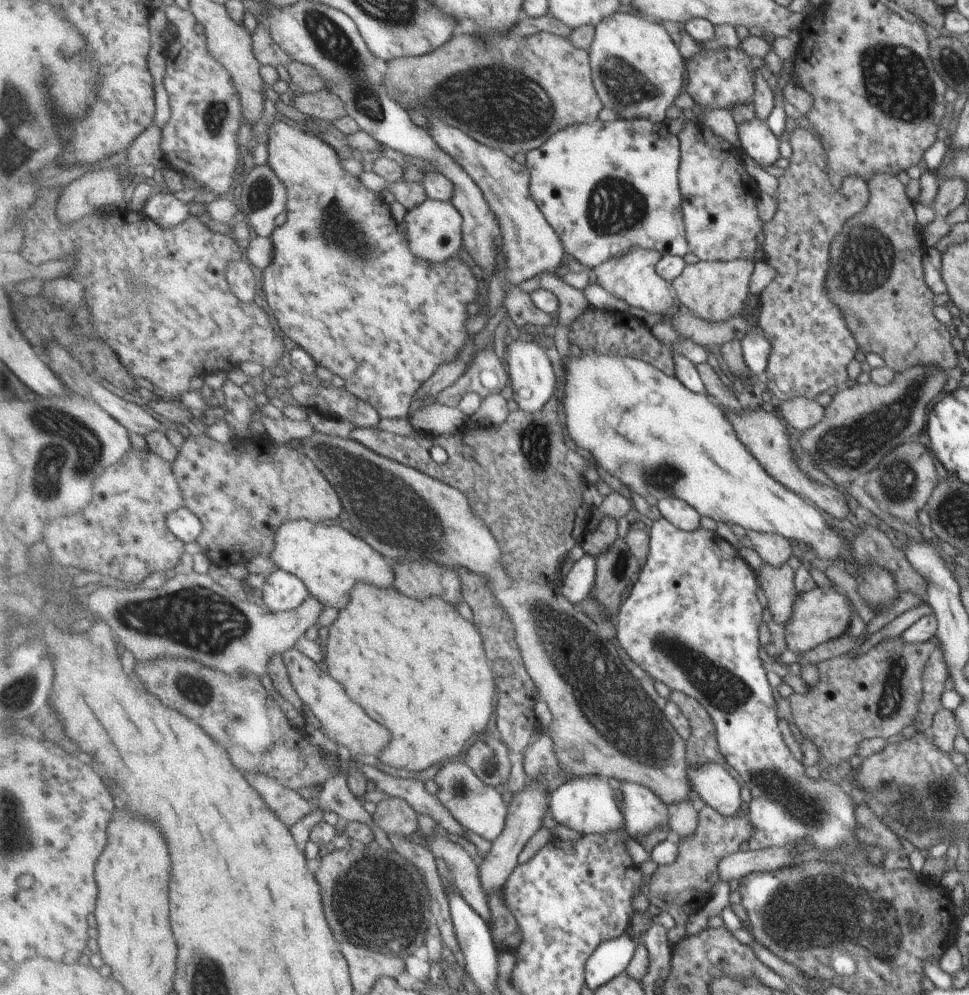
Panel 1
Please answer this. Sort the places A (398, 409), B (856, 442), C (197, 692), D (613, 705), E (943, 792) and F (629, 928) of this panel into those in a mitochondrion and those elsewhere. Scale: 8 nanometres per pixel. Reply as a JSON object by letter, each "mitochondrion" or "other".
{"A":"other","B":"mitochondrion","C":"mitochondrion","D":"mitochondrion","E":"mitochondrion","F":"other"}

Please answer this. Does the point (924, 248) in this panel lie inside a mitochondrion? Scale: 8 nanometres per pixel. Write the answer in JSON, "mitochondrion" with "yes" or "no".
{"mitochondrion":"no"}

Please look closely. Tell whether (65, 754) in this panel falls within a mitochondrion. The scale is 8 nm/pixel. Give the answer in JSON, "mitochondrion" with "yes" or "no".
{"mitochondrion":"no"}

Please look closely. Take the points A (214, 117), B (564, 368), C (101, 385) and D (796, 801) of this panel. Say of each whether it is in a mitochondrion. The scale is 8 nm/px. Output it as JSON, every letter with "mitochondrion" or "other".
{"A":"mitochondrion","B":"other","C":"other","D":"mitochondrion"}

